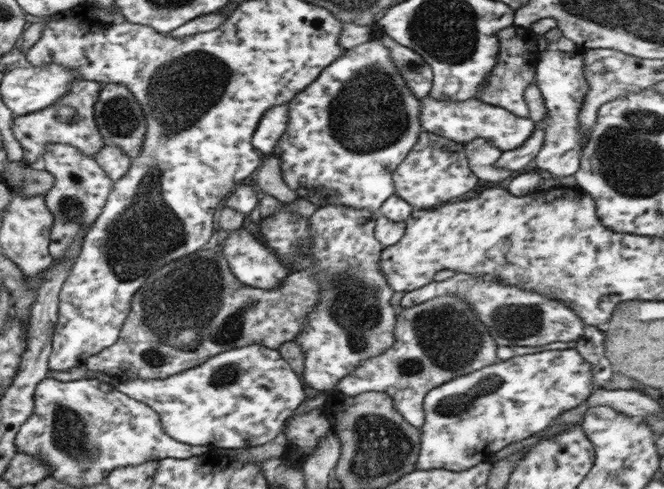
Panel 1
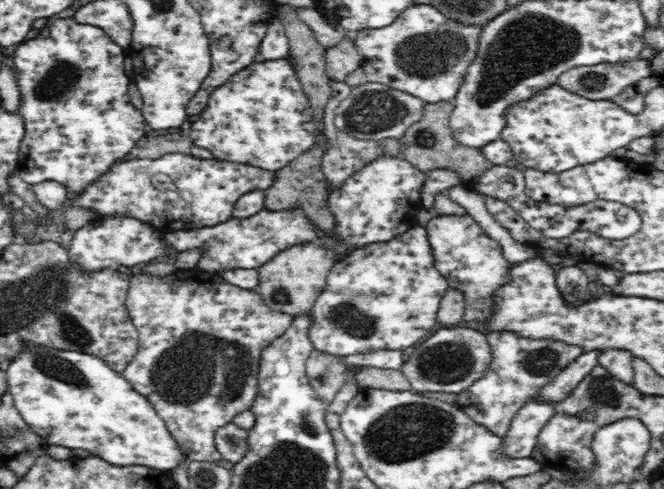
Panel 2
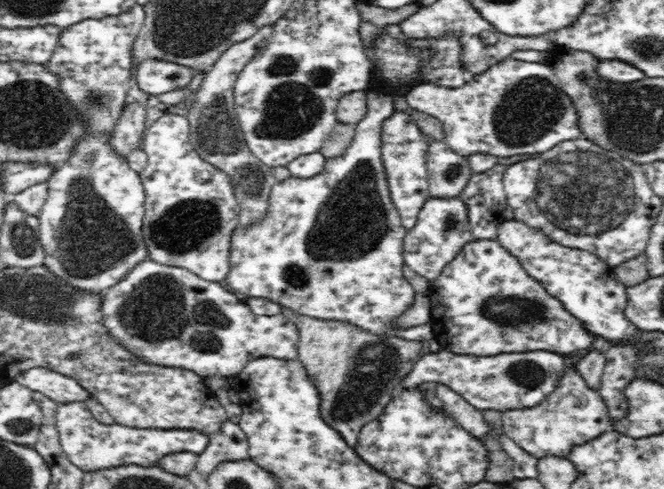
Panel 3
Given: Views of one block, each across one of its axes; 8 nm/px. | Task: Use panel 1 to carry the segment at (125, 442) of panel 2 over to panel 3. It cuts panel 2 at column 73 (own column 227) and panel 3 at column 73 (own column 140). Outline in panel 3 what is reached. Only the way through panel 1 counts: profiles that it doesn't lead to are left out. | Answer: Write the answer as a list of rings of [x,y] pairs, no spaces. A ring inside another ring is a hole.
[[[32,367],[16,376],[18,383],[32,392],[42,393],[59,405],[86,402],[91,394],[76,379],[46,367]]]

